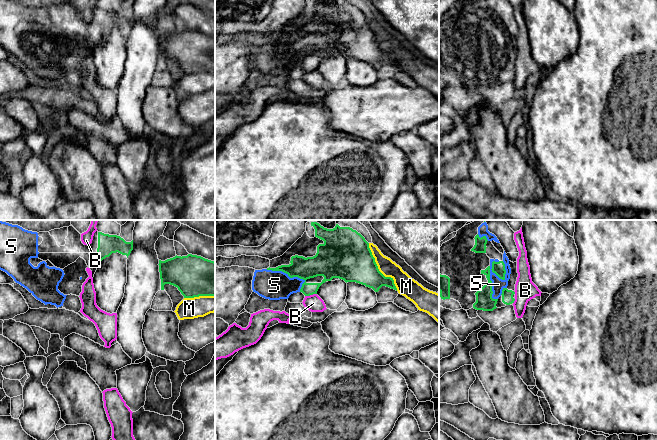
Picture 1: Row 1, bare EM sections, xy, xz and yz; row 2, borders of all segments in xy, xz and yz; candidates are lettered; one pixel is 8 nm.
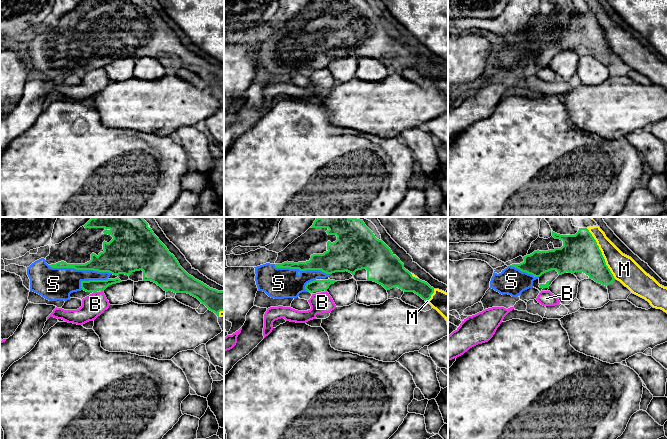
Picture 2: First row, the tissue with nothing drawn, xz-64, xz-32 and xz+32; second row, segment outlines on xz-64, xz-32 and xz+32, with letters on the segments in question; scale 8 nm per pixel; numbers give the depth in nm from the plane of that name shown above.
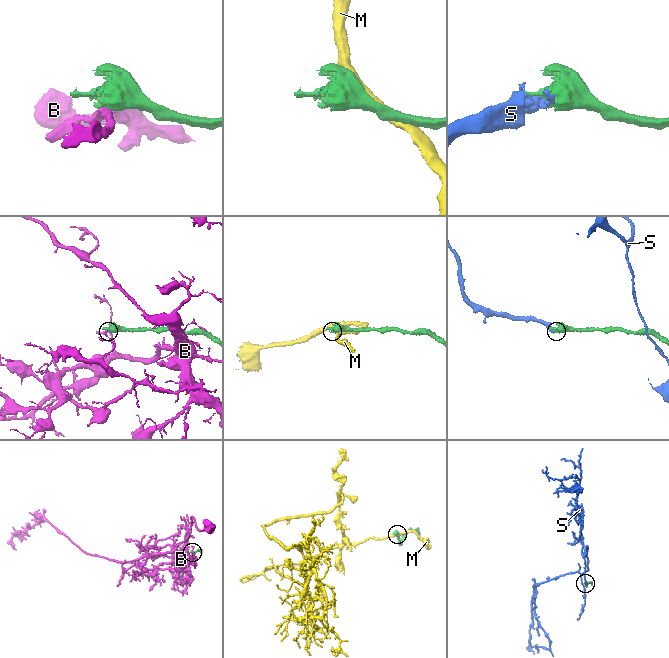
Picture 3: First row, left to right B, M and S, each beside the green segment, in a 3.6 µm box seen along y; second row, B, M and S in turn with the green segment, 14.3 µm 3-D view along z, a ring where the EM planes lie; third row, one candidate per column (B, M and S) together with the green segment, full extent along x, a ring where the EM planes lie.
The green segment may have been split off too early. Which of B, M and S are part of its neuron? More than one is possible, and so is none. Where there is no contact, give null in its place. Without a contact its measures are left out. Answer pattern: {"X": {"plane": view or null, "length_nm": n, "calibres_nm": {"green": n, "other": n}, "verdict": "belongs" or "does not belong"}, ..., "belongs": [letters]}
{"B": {"plane": "xz", "length_nm": 100, "calibres_nm": {"green": 180, "other": 140}, "verdict": "does not belong"}, "M": {"plane": "xz", "length_nm": 440, "calibres_nm": {"green": 360, "other": 150}, "verdict": "does not belong"}, "S": {"plane": "yz", "length_nm": 320, "calibres_nm": {"green": 100, "other": 100}, "verdict": "belongs"}, "belongs": ["S"]}

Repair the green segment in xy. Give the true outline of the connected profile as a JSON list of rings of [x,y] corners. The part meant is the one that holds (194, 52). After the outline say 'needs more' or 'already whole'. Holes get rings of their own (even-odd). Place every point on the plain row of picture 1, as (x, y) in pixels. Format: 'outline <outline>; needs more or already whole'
outline [[[188,30],[159,36],[161,66],[165,60],[178,64],[184,74],[215,72],[215,38]]]; already whole

